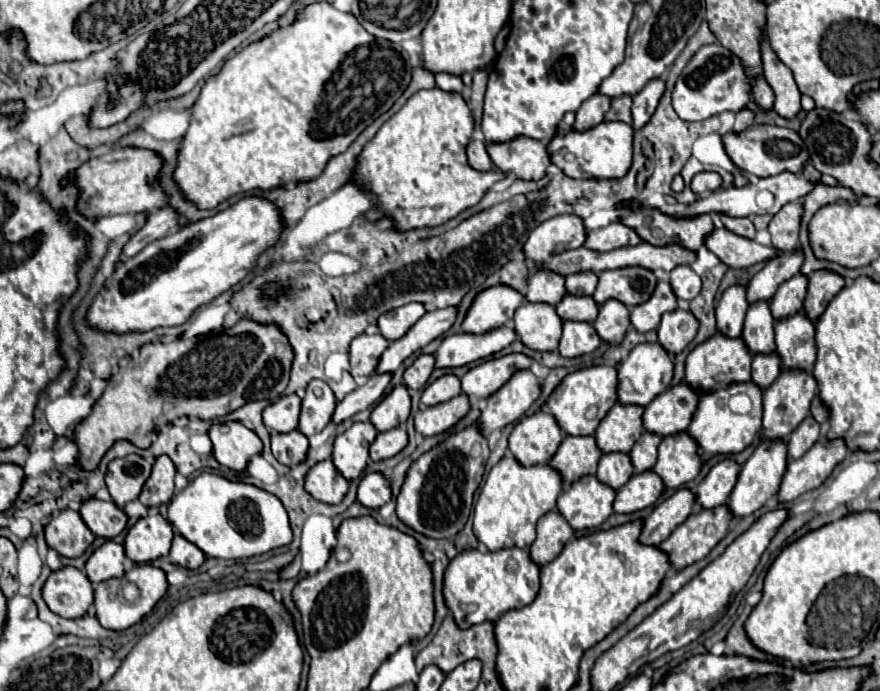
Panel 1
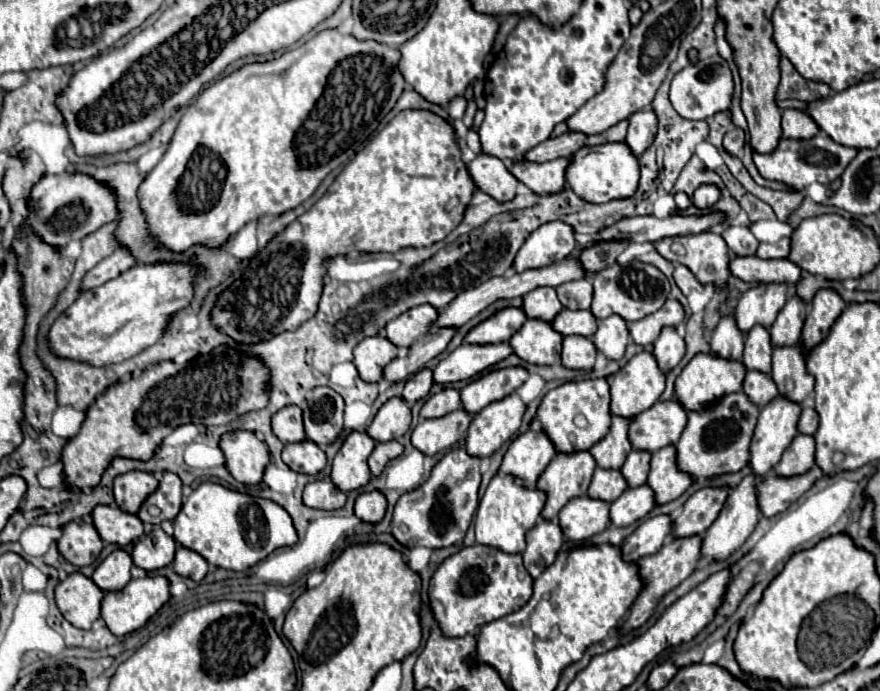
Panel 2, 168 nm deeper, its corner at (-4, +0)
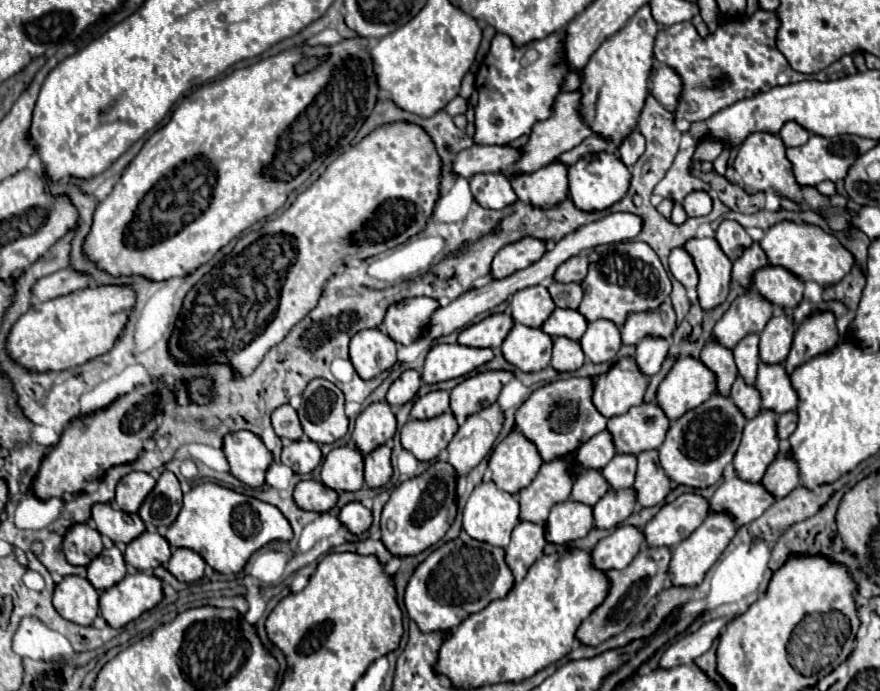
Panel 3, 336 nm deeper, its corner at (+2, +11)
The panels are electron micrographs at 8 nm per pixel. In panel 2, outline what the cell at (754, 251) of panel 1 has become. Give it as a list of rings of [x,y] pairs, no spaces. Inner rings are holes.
[[[756,255],[752,257],[732,257],[730,261],[730,271],[738,279],[746,283],[760,283],[760,285],[770,285],[770,283],[786,283],[794,285],[802,277],[802,269],[794,265],[788,259],[758,259]]]

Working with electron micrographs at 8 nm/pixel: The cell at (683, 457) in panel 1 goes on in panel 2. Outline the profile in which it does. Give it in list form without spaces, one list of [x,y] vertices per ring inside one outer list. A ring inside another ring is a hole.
[[[672,445],[652,453],[648,487],[654,491],[658,505],[678,499],[690,485],[692,485],[690,475],[678,471],[676,467],[676,449]]]

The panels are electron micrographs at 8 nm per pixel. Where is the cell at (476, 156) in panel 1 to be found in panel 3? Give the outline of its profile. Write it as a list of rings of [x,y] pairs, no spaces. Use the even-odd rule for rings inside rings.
[[[480,172],[470,180],[474,200],[480,202],[484,208],[500,210],[512,202],[516,202],[516,192],[510,186],[508,178],[502,172]]]

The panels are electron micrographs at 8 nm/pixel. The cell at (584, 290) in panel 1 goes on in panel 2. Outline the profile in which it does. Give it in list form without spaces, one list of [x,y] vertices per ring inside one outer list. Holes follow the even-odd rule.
[[[578,279],[570,283],[562,283],[562,287],[556,287],[558,299],[566,309],[588,309],[592,303],[592,281],[590,279]]]

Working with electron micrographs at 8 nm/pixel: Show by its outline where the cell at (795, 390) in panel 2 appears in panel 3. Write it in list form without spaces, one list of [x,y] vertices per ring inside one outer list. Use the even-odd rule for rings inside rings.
[[[760,362],[756,388],[760,388],[762,394],[762,408],[772,408],[774,412],[782,414],[796,410],[798,406],[798,392],[792,386],[790,374],[786,372],[784,364]]]

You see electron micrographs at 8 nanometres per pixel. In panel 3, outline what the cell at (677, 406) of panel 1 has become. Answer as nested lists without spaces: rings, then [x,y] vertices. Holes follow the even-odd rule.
[[[642,402],[636,408],[608,420],[608,430],[614,436],[618,452],[640,454],[644,450],[660,448],[668,432],[670,418],[656,402]]]

